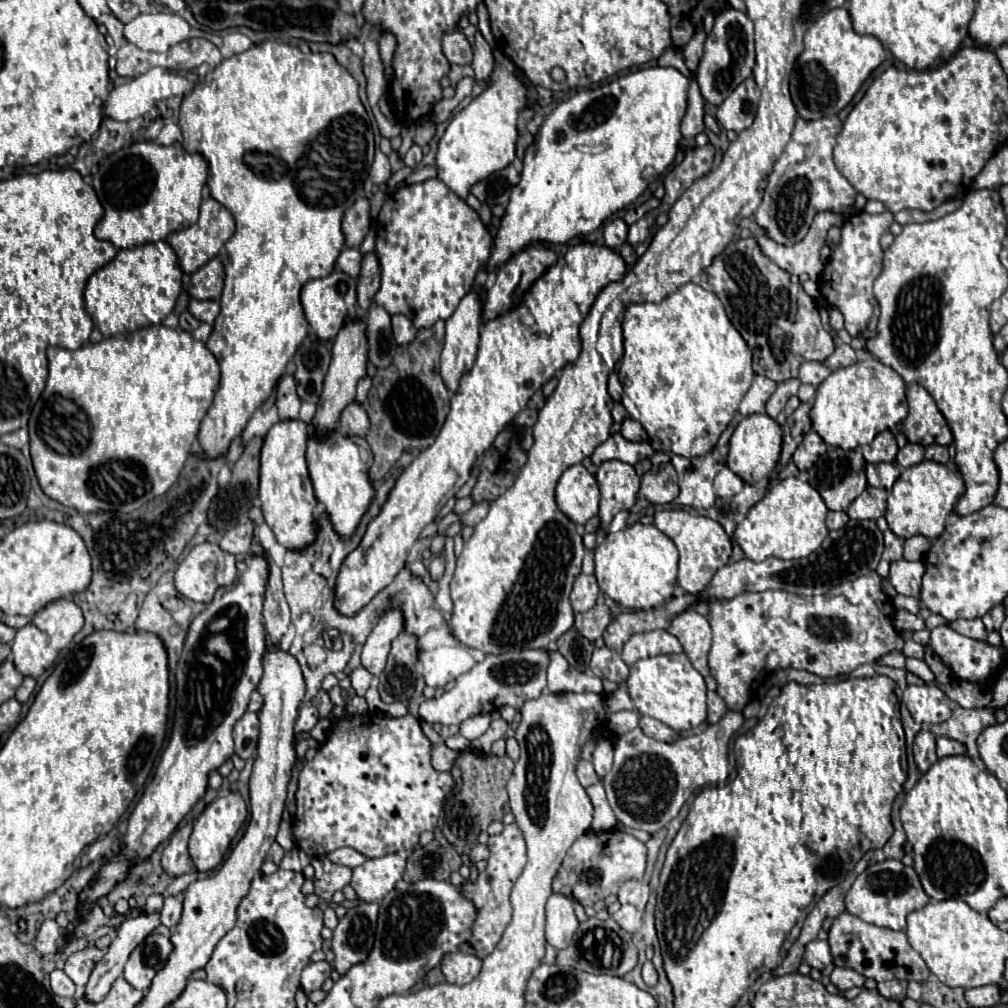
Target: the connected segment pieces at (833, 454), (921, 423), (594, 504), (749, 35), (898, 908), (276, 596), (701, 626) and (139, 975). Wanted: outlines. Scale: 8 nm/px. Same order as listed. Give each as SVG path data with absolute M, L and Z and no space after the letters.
M828 446L828 452L808 470L810 472L808 482L820 492L828 510L846 510L854 502L854 498L860 496L862 490L868 486L864 468L866 468L866 460L860 452L854 452L854 450L846 452L846 450Z
M916 382L906 384L906 398L910 412L904 420L904 434L908 442L916 442L922 446L950 446L954 442L952 430L948 428L946 418L938 410L928 390Z
M570 466L558 480L556 504L576 524L586 524L598 514L600 490L596 478L582 466Z
M728 6L716 16L714 28L708 34L706 44L704 44L704 54L702 54L698 68L696 68L696 82L702 90L704 100L714 104L714 106L722 104L722 100L726 100L726 96L730 96L730 92L738 84L742 84L746 78L752 76L754 64L756 62L754 62L754 26L752 26L752 20L742 10Z
M884 860L880 864L870 864L852 884L846 894L846 910L860 920L884 926L892 930L902 930L906 926L906 916L928 904L928 896L920 884L914 868L904 866L900 860Z
M268 558L270 562L270 578L266 588L266 600L264 600L264 628L268 634L268 642L278 646L282 636L286 634L290 626L290 610L282 592L282 578L280 568Z
M686 610L678 616L674 616L666 630L680 640L680 644L682 644L686 656L690 658L690 662L694 664L694 668L698 668L698 672L702 672L702 676L708 676L710 674L708 652L712 646L712 630L710 630L708 620L700 614L696 614L694 610Z
M150 934L136 950L130 954L124 966L124 978L138 990L150 988L154 976L166 966L172 952L172 942L168 936Z

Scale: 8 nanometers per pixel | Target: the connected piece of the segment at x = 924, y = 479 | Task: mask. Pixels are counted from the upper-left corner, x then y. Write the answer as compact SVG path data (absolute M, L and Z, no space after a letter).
M924 460L906 468L900 478L894 482L894 488L886 504L888 528L902 540L912 536L926 536L934 542L946 526L946 518L954 512L960 496L964 494L964 480L958 474L952 474L944 464Z

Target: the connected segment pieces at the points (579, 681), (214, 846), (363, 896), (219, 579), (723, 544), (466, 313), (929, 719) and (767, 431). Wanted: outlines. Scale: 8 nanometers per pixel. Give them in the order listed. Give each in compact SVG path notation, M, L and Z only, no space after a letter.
M548 650L548 690L550 692L602 692L602 680L572 668L558 650Z
M230 792L228 796L216 798L210 806L206 806L206 810L200 814L200 818L194 824L190 844L188 844L190 858L194 866L198 868L198 872L210 872L224 860L224 854L228 852L232 838L238 834L238 830L246 822L246 816L248 816L248 808L240 792Z
M386 854L382 858L366 860L362 866L354 868L350 884L360 900L382 900L390 890L395 889L396 882L403 878L404 870L404 858L400 858L398 854Z
M214 542L198 544L180 562L174 584L176 590L194 600L210 602L216 588L230 586L236 578L236 560Z
M664 510L664 512L656 512L654 526L662 530L666 536L670 536L672 542L676 544L680 552L678 584L690 594L702 592L710 584L716 570L722 568L732 554L732 542L724 532L724 528L706 516L696 516L686 510Z
M470 290L458 304L456 312L446 320L446 342L442 350L442 378L446 380L446 386L450 392L456 392L458 380L462 372L470 370L470 364L474 364L474 356L478 350L478 336L480 336L480 326L482 326L482 292L480 290Z
M934 684L908 686L902 700L918 724L946 722L952 714L946 694Z
M752 414L748 418L744 418L736 430L732 432L730 438L730 450L728 450L728 458L726 458L726 466L740 476L746 484L756 486L762 480L768 478L768 474L774 470L774 466L778 464L778 456L780 456L780 448L782 448L782 430L780 426L766 414Z

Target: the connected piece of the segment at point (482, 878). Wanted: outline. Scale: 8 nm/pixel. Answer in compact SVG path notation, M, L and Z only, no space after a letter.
M516 824L504 826L504 830L496 836L490 836L488 840L488 848L490 848L490 858L488 858L488 866L484 872L478 874L478 880L474 884L464 882L460 886L462 892L466 892L466 896L474 902L474 906L478 908L478 918L472 924L472 938L470 944L476 950L478 958L486 958L496 944L500 942L508 922L510 922L510 890L514 886L514 880L520 876L520 872L524 870L526 864L526 844L522 838L522 832Z

